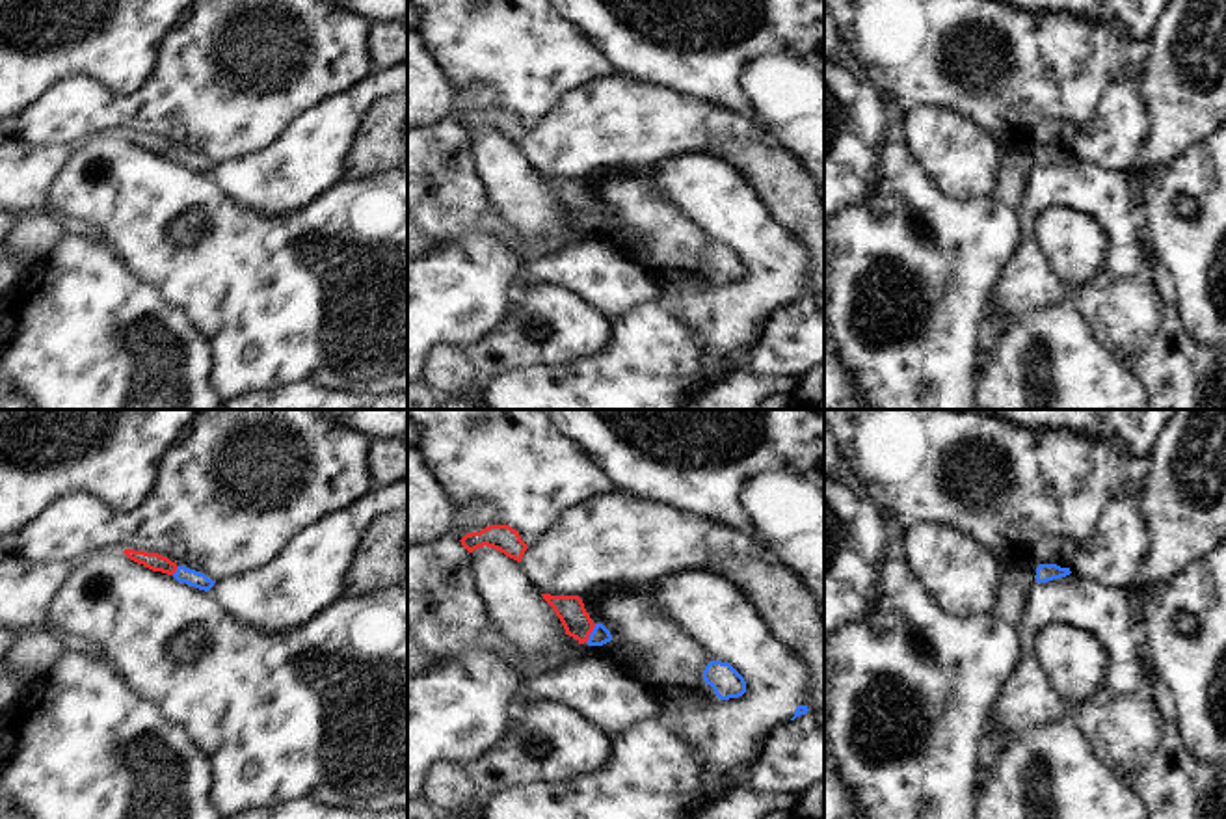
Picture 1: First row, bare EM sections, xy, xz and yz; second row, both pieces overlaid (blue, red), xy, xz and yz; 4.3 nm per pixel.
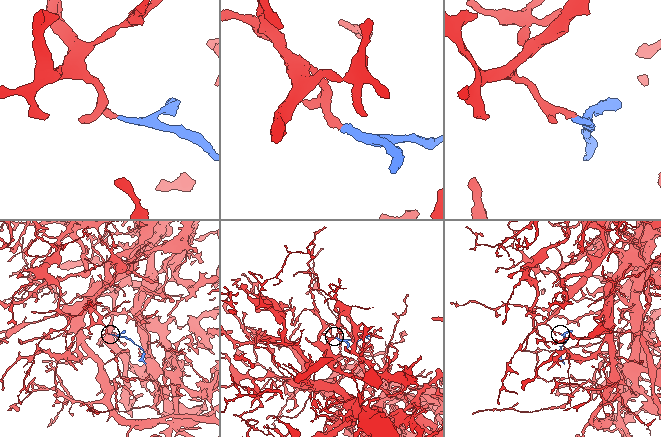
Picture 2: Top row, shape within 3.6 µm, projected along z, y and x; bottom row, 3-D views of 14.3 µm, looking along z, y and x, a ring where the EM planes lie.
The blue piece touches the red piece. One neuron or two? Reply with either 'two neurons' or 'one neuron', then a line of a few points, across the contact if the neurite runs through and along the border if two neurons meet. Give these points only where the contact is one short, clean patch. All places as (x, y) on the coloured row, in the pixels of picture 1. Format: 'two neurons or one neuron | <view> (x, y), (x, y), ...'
one neuron | xz (599, 635), (590, 633), (570, 609)

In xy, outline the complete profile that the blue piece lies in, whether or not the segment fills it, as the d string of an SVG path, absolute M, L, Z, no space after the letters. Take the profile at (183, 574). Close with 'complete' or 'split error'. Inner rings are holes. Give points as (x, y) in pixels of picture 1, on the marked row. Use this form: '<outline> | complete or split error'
M125 549L123 551L130 560L143 564L145 568L153 571L162 571L167 575L173 575L179 583L186 583L190 586L195 586L199 590L208 592L216 581L208 579L205 573L190 570L186 566L177 566L167 557L162 557L158 553L145 553L145 551L134 551Z | split error

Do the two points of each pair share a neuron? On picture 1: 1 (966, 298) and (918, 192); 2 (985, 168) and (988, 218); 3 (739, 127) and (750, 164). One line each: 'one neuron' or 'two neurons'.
1: one neuron
2: two neurons
3: two neurons

